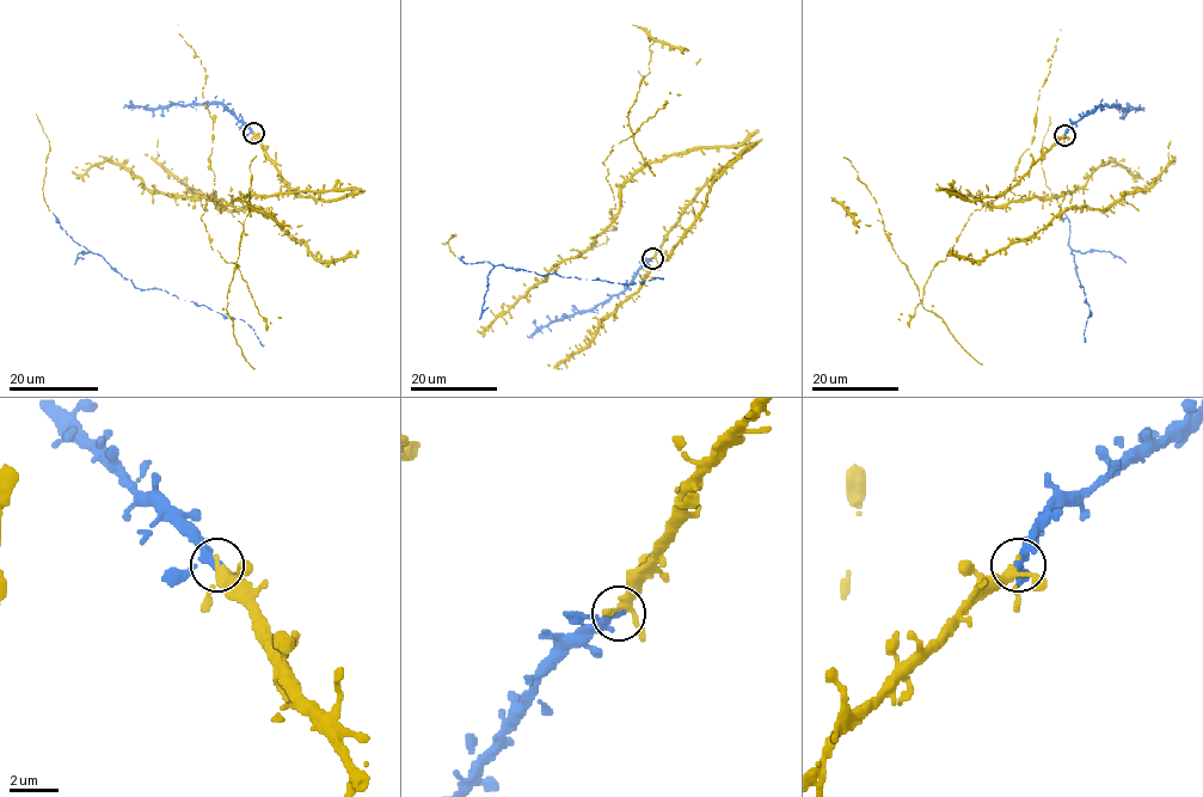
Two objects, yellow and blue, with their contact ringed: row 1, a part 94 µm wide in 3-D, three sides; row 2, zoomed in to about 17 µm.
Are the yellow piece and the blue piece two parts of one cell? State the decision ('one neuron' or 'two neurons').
one neuron

